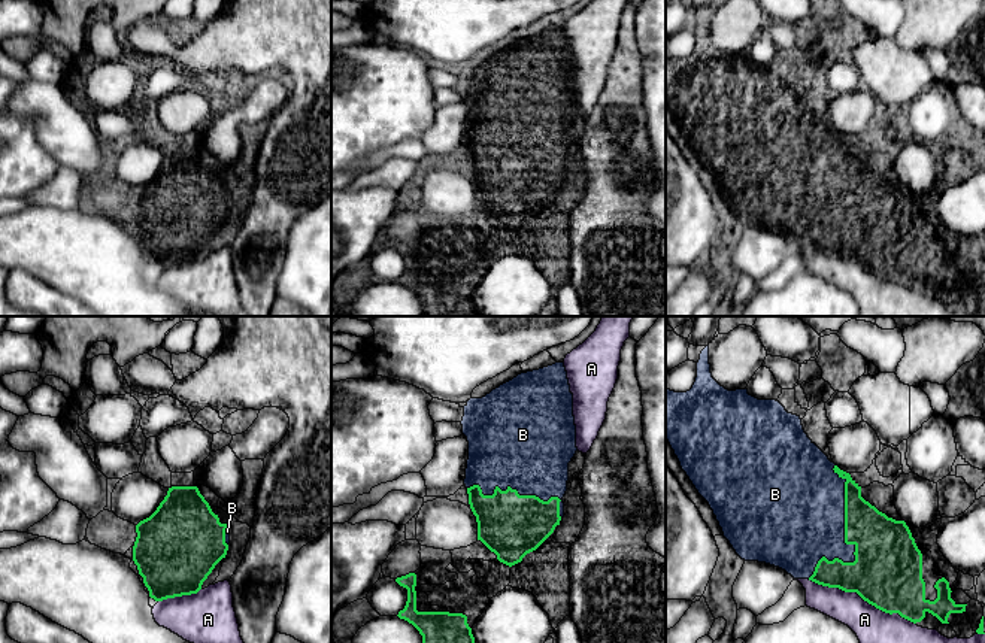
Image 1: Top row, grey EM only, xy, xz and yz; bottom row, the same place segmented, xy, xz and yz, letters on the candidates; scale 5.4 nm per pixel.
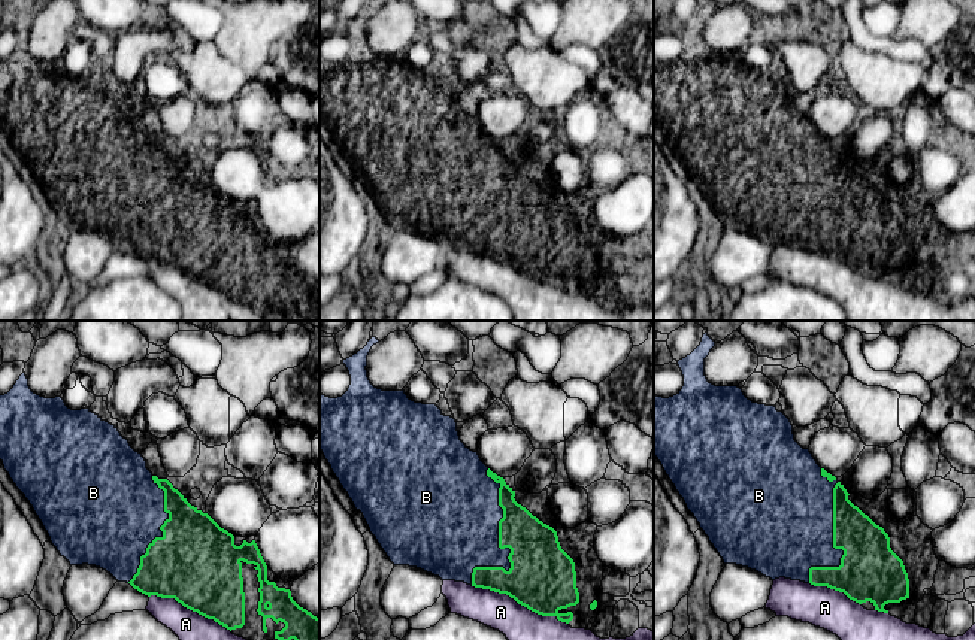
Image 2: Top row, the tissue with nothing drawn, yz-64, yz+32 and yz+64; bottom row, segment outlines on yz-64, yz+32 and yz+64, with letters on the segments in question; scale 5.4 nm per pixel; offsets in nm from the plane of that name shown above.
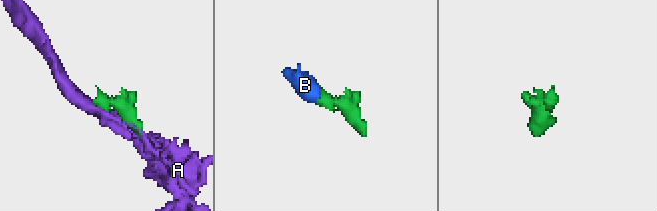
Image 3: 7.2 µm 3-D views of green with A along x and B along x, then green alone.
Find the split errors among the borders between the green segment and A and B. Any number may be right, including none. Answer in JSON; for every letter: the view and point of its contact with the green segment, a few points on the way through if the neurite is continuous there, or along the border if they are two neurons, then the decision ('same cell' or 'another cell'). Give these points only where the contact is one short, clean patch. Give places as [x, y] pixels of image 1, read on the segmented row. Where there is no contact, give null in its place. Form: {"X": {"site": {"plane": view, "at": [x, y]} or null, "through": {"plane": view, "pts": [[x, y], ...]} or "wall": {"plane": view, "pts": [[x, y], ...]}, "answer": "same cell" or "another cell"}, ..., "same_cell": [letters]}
{"A": {"site": {"plane": "yz", "at": [861, 597]}, "answer": "another cell"}, "B": {"site": {"plane": "yz", "at": [845, 540]}, "answer": "same cell"}, "same_cell": ["B"]}

